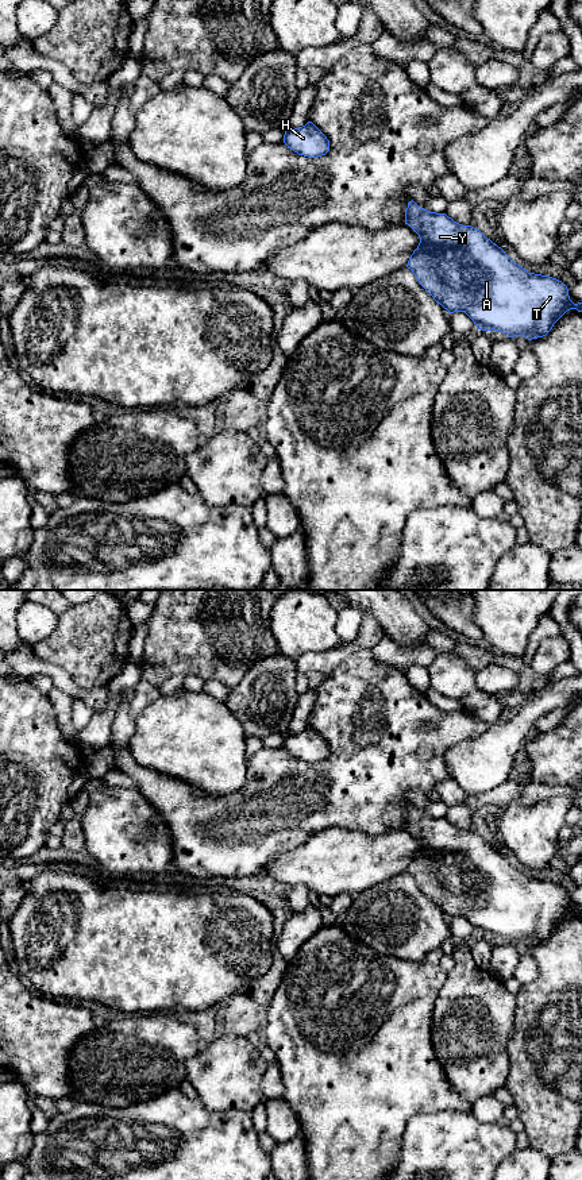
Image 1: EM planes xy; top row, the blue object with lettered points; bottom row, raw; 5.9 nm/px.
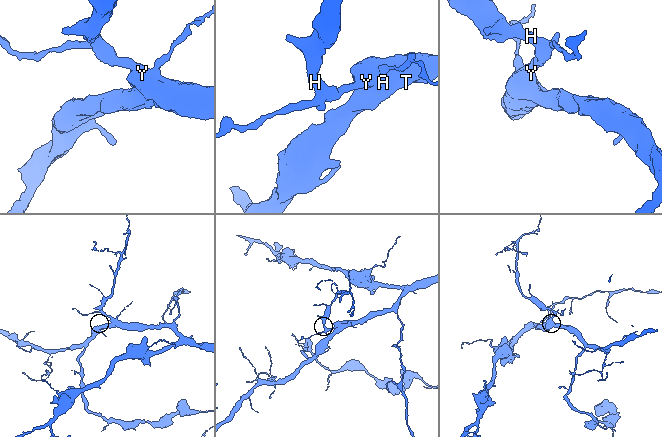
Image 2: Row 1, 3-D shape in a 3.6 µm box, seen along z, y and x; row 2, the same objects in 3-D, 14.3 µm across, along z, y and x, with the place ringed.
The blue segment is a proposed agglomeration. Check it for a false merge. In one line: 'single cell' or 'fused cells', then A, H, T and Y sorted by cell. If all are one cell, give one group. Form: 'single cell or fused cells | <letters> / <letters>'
single cell | A H T Y

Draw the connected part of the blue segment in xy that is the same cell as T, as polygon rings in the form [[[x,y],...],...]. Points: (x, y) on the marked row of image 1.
[[[413,200],[405,209],[405,224],[420,238],[406,267],[419,284],[450,313],[465,312],[482,331],[501,331],[528,340],[546,336],[570,309],[582,312],[582,302],[570,300],[567,286],[552,277],[528,273],[479,230],[462,225],[446,213],[429,212]]]

